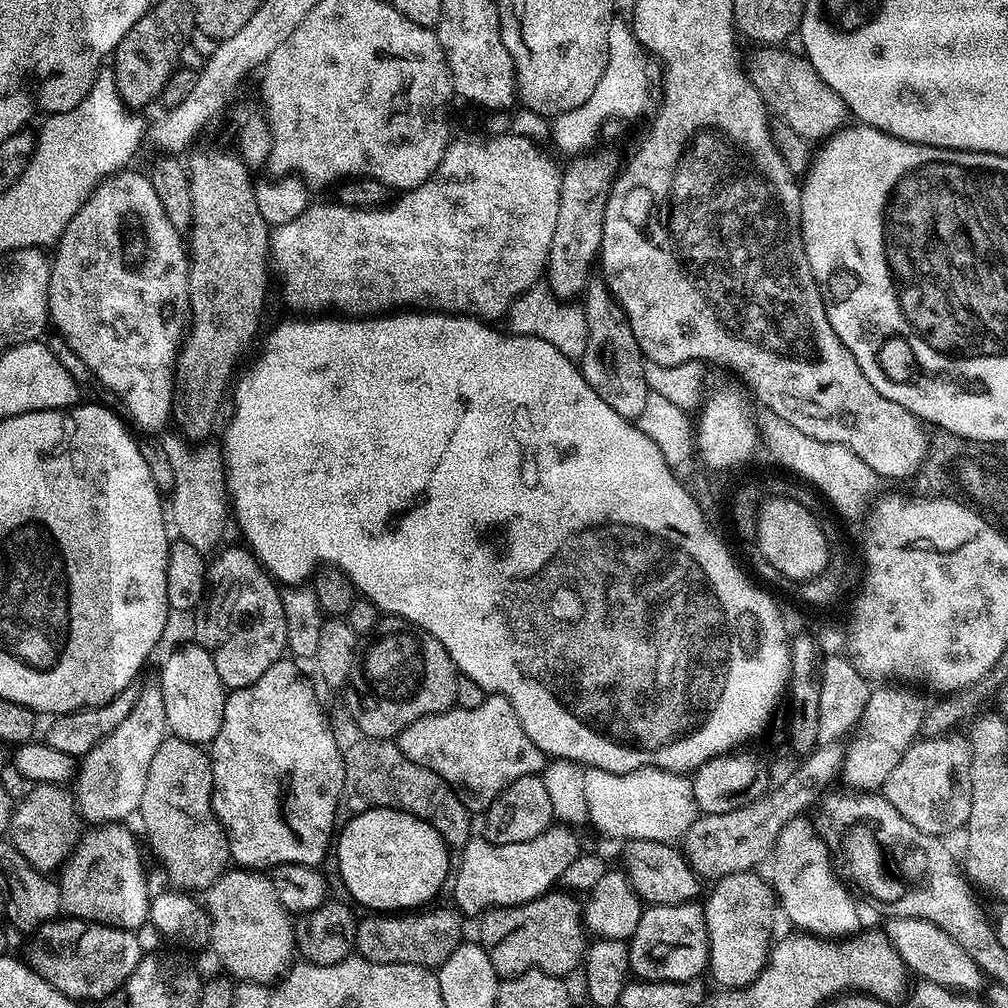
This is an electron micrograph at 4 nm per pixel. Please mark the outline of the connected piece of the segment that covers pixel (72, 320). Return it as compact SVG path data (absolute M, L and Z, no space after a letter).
M121 170L107 176L103 182L90 194L90 198L70 218L66 230L60 235L55 245L54 253L50 260L50 271L48 274L48 315L51 325L58 334L65 339L71 350L78 354L86 362L91 375L96 380L100 379L122 403L128 407L132 415L131 423L140 428L152 432L155 428L163 429L169 423L172 414L172 373L176 371L176 354L180 351L182 337L186 331L186 317L188 315L188 254L185 241L181 233L166 218L166 210L162 210L162 202L158 202L158 194L154 194L154 186L148 180L143 171Z

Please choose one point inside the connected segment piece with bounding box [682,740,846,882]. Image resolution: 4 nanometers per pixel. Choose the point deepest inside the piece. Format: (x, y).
(716, 845)

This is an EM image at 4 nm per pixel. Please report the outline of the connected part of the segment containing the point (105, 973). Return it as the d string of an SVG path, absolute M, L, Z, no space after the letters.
M57 918L38 929L40 941L32 948L31 967L71 1000L99 1002L111 996L130 978L142 955L135 931L95 924L92 920Z

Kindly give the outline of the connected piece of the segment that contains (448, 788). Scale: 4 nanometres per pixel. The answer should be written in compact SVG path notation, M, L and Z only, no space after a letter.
M362 738L354 746L343 749L343 753L344 781L340 808L348 811L349 817L375 808L393 808L430 822L430 826L434 826L434 830L442 834L449 849L462 849L468 840L473 839L474 833L470 830L472 816L461 793L451 784L447 784L438 774L434 774L434 770L426 770L426 766L410 762L410 758L402 754L400 745L395 739Z

